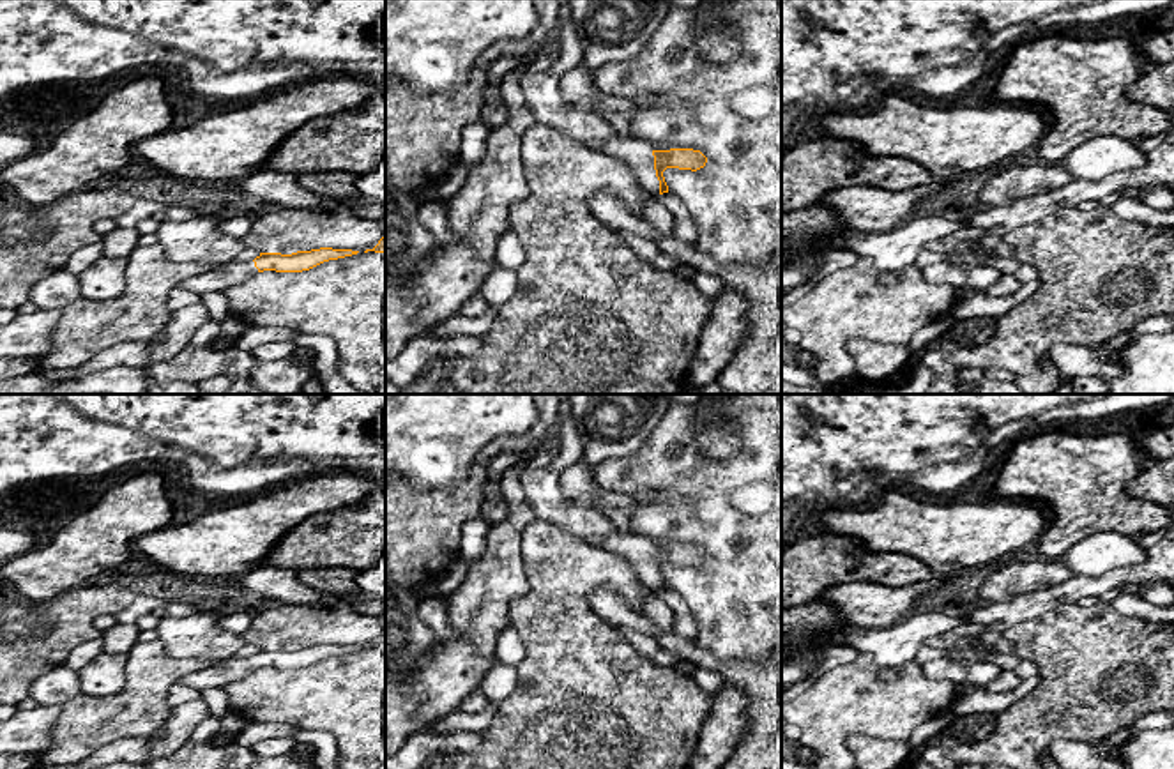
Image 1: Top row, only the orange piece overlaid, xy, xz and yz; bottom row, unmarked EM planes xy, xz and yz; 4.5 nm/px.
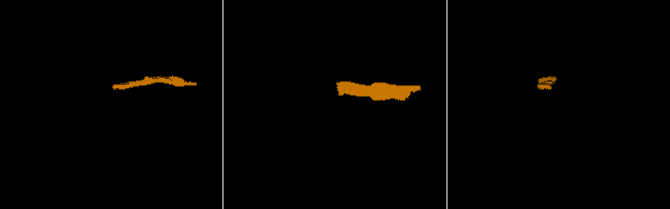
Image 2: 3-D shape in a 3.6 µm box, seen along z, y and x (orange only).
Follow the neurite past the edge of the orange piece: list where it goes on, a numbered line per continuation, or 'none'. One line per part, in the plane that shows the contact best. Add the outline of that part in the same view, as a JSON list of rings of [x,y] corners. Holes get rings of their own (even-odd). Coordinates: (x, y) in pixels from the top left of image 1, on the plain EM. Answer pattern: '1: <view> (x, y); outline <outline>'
1: xz (637, 552); outline [[[617,530],[603,543],[594,543],[591,546],[622,559],[628,564],[631,576],[638,578],[645,587],[656,592],[659,590],[659,576],[656,573],[652,552],[654,544],[649,539]]]

